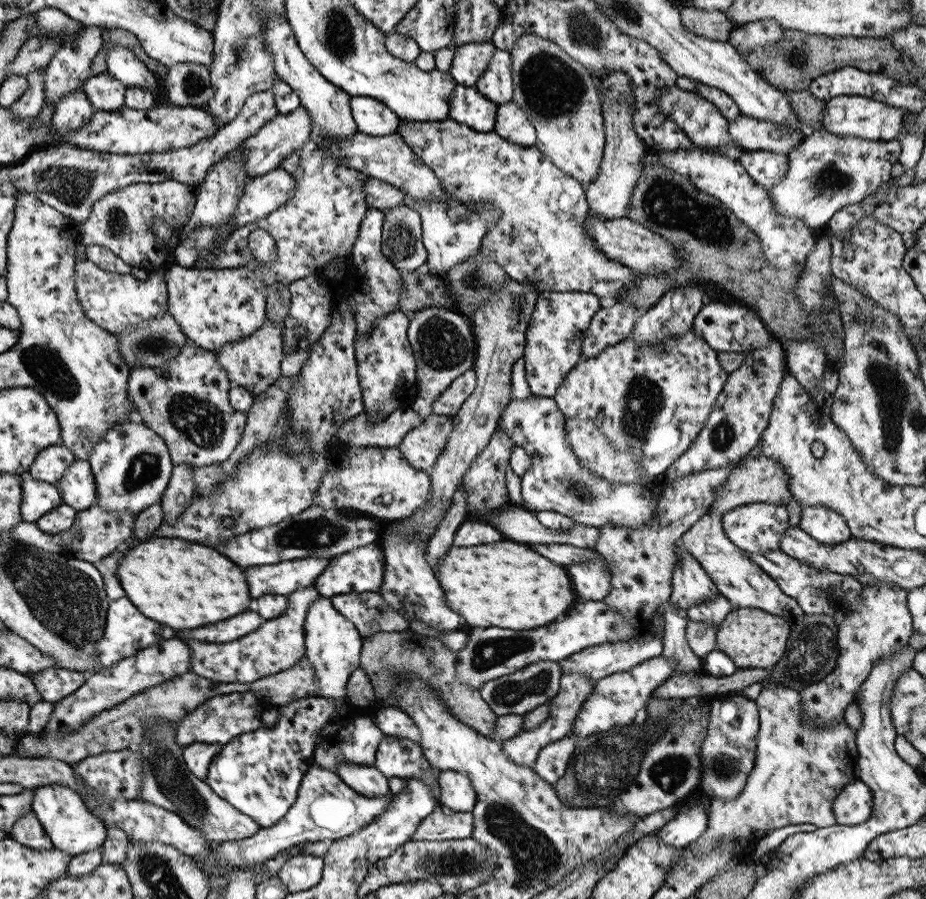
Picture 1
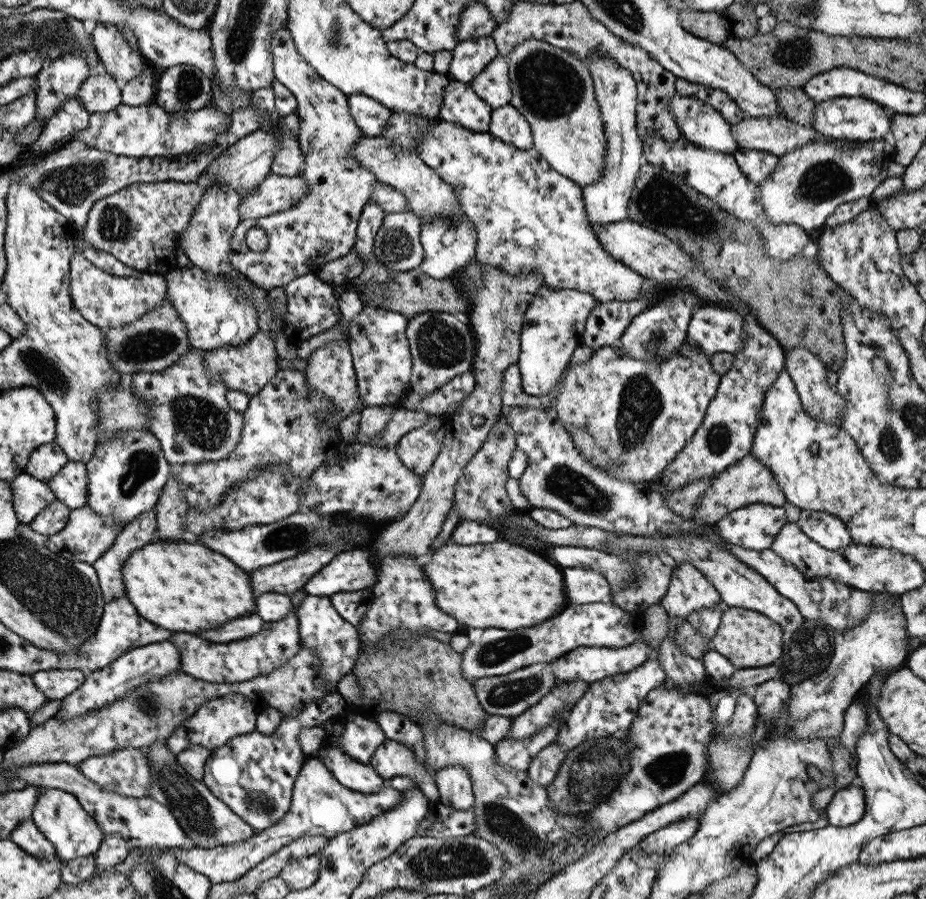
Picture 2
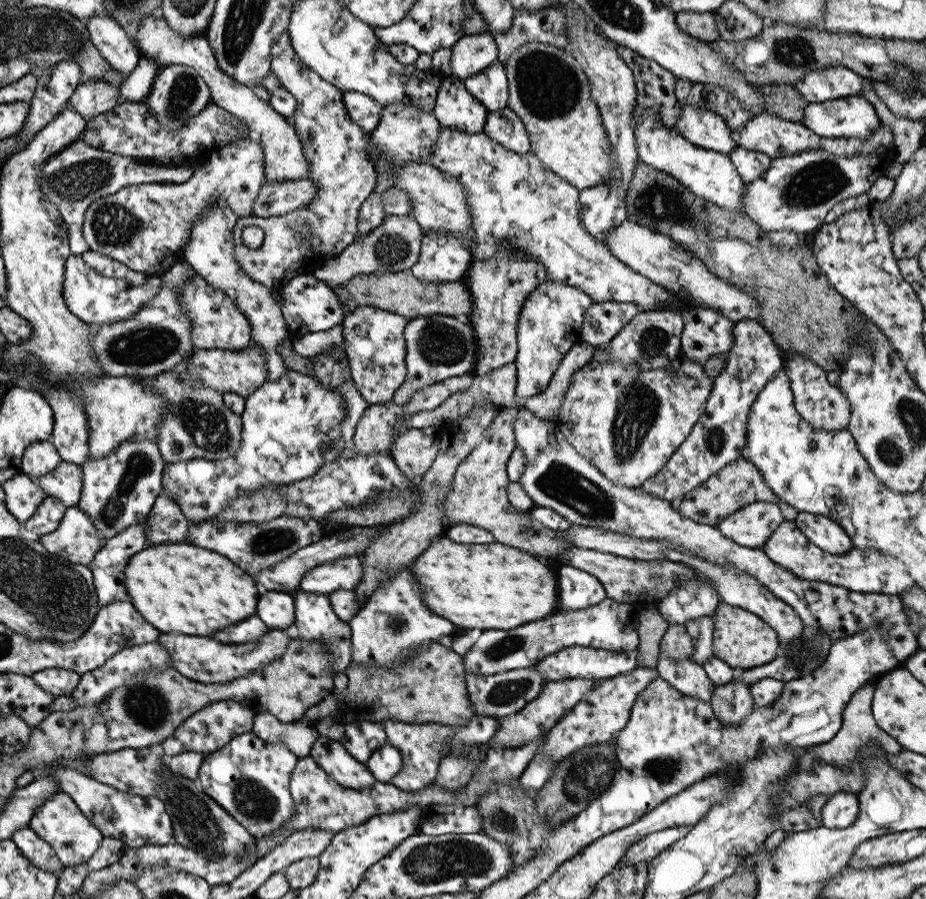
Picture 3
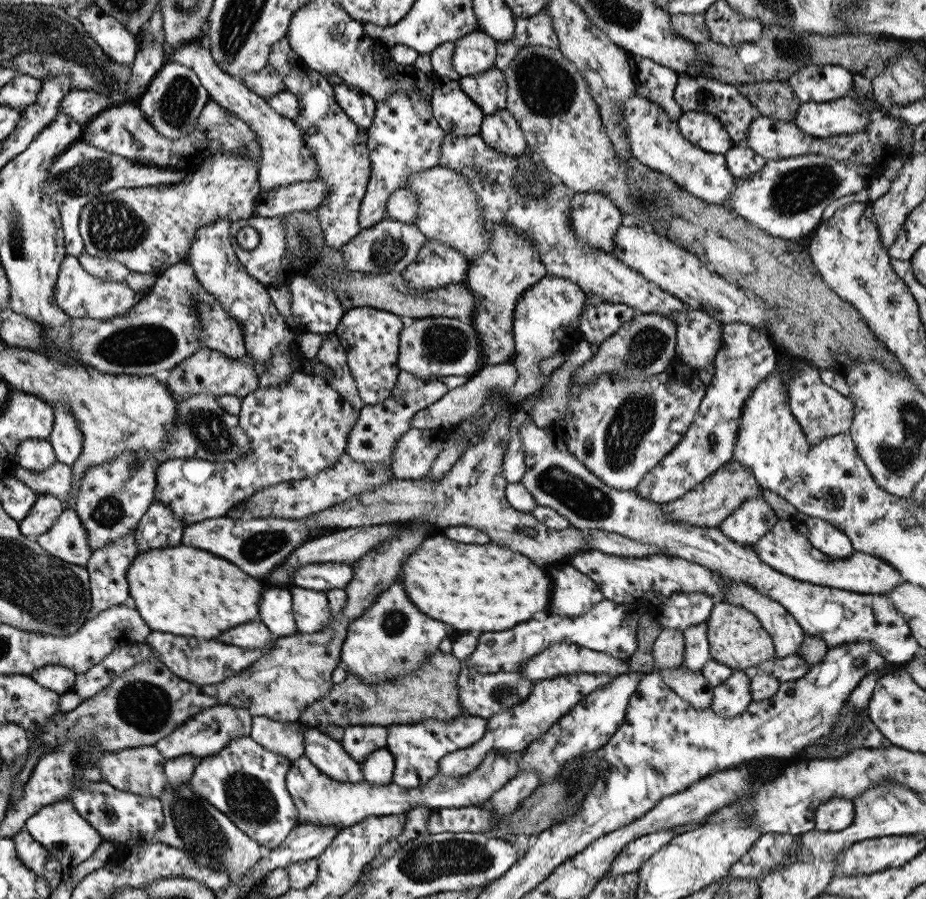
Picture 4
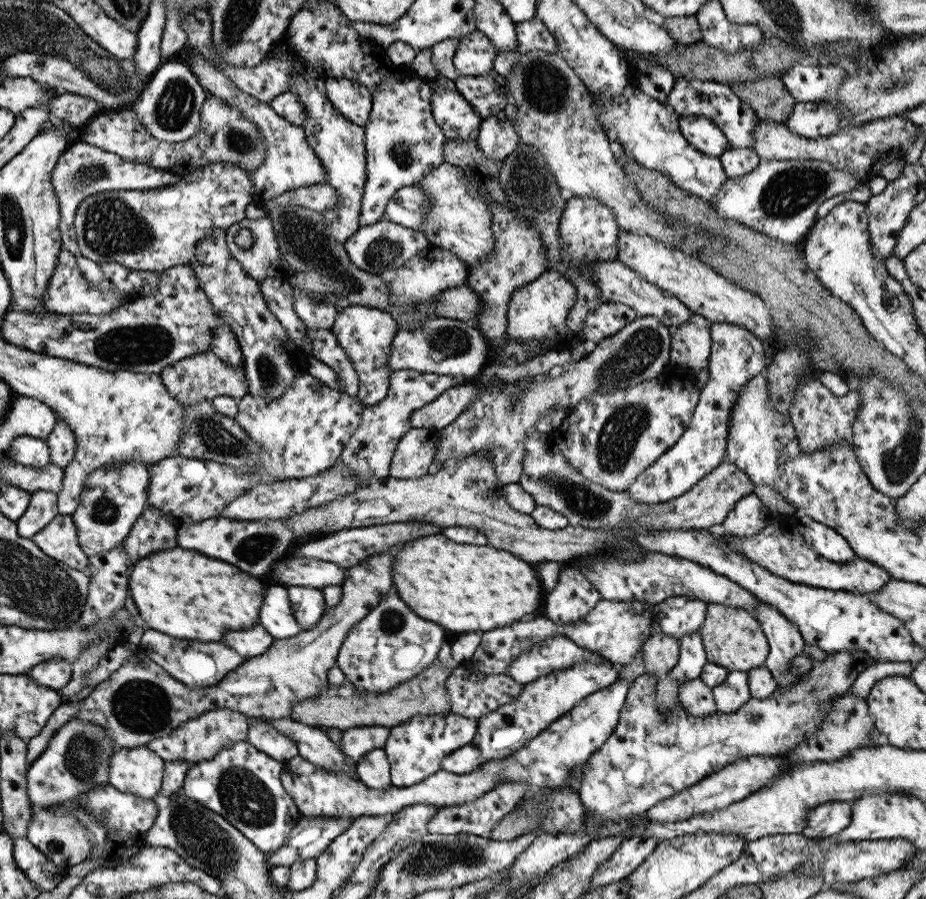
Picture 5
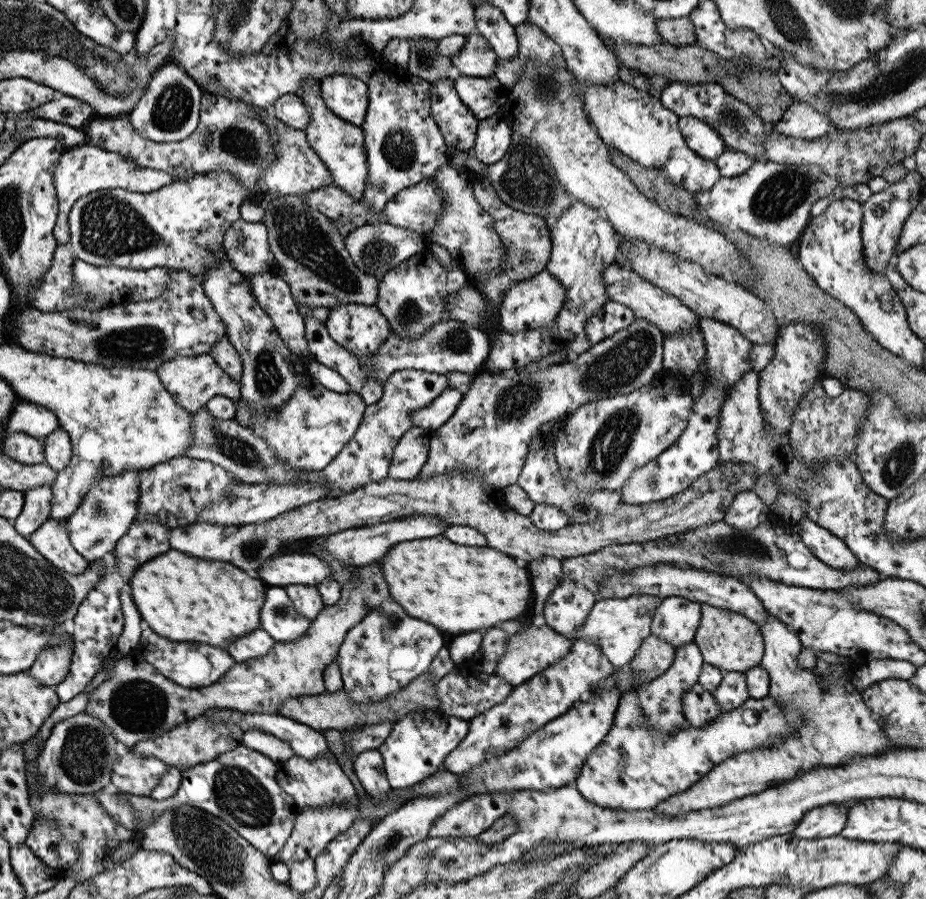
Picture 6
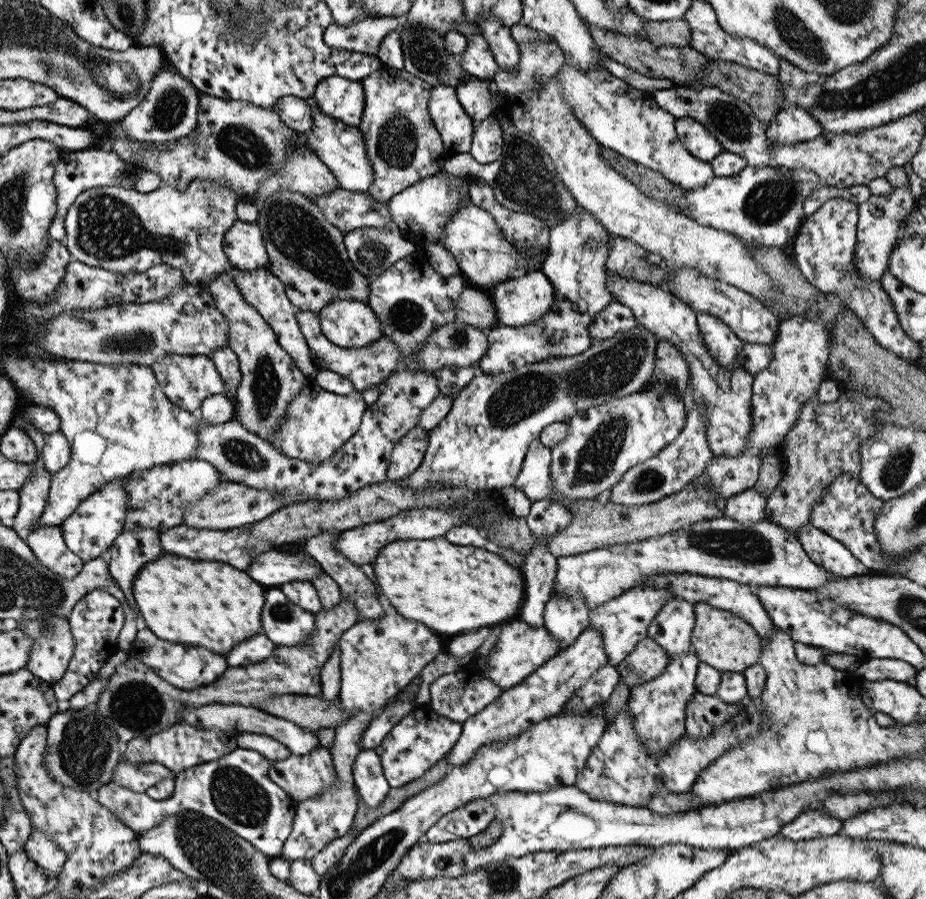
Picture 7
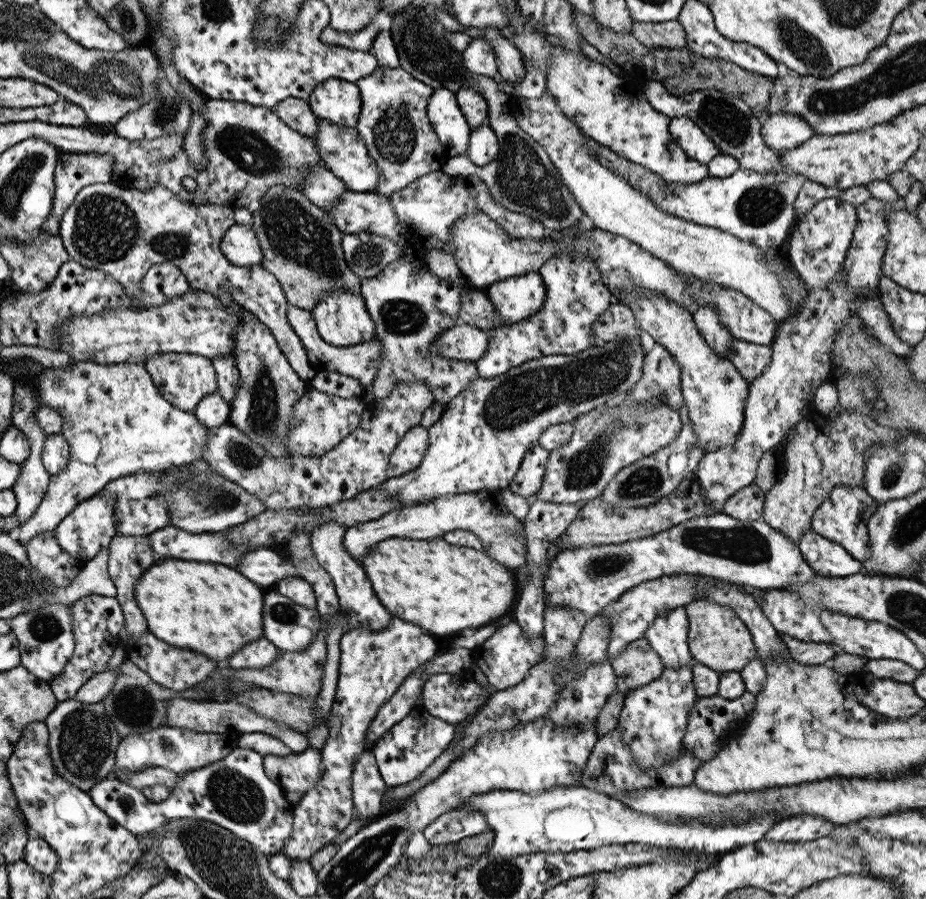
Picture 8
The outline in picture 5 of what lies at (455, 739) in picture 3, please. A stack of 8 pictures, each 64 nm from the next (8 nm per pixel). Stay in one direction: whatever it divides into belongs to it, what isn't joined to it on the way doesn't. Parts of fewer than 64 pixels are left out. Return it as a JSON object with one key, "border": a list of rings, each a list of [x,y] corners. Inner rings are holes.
{"border":[[[450,713],[443,717],[412,717],[398,726],[387,728],[389,735],[386,738],[386,745],[381,750],[386,752],[389,762],[390,785],[409,787],[437,772],[447,754],[473,741],[477,726],[477,719],[463,718]]]}

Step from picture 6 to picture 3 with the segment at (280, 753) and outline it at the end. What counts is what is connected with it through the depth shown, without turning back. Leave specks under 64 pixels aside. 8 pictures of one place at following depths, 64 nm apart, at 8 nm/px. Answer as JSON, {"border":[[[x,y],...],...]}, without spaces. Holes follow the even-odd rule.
{"border":[[[267,711],[256,714],[252,720],[251,732],[266,744],[284,742],[286,750],[296,758],[308,757],[313,744],[320,737],[313,725],[305,725],[299,721],[281,723]]]}

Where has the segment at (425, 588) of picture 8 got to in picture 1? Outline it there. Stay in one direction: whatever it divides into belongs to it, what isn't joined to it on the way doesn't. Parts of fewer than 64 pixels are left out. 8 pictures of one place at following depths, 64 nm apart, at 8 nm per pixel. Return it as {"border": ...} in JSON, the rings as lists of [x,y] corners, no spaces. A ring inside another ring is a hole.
{"border":[[[501,540],[488,545],[449,546],[447,554],[441,558],[433,573],[445,593],[445,603],[465,618],[469,626],[497,626],[509,630],[529,630],[533,626],[545,626],[553,620],[565,618],[569,608],[575,604],[573,586],[567,578],[565,567],[552,563],[547,558],[533,552],[526,544]]]}

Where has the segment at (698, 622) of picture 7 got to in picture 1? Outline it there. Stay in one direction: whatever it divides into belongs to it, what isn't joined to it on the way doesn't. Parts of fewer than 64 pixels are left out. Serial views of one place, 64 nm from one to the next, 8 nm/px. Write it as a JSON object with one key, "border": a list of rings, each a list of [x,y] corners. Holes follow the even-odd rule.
{"border":[[[735,607],[725,614],[715,632],[715,649],[725,653],[736,668],[770,669],[782,660],[790,630],[787,621],[761,609]]]}

